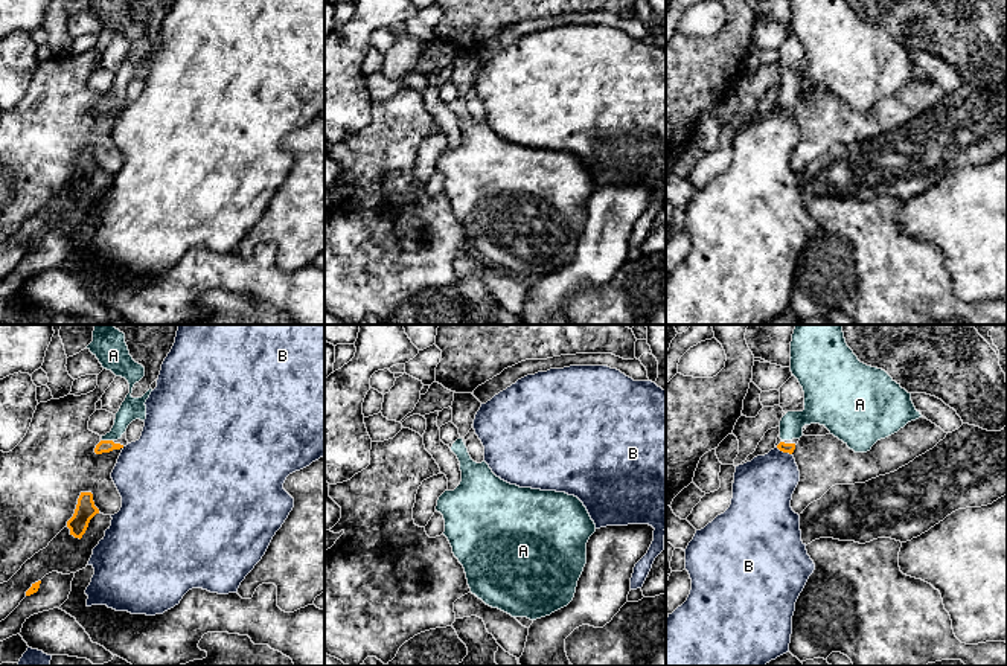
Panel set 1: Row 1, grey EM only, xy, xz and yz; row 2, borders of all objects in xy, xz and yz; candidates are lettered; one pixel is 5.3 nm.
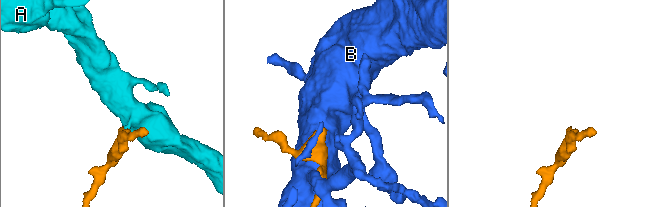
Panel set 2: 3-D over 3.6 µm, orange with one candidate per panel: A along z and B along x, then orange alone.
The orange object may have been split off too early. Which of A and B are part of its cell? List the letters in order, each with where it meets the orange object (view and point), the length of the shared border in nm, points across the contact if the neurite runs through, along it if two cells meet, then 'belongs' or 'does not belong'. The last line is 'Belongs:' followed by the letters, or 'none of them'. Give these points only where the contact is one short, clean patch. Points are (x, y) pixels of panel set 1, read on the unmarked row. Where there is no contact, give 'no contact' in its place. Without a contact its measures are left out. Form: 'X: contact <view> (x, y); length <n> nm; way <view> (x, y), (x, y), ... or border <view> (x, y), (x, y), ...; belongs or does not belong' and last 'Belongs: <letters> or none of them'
A: contact xy (107, 99); length 60 nm; way xy (104, 104), (107, 99), (131, 67); belongs
B: contact yz (785, 110); length 90 nm; does not belong
Belongs: A

